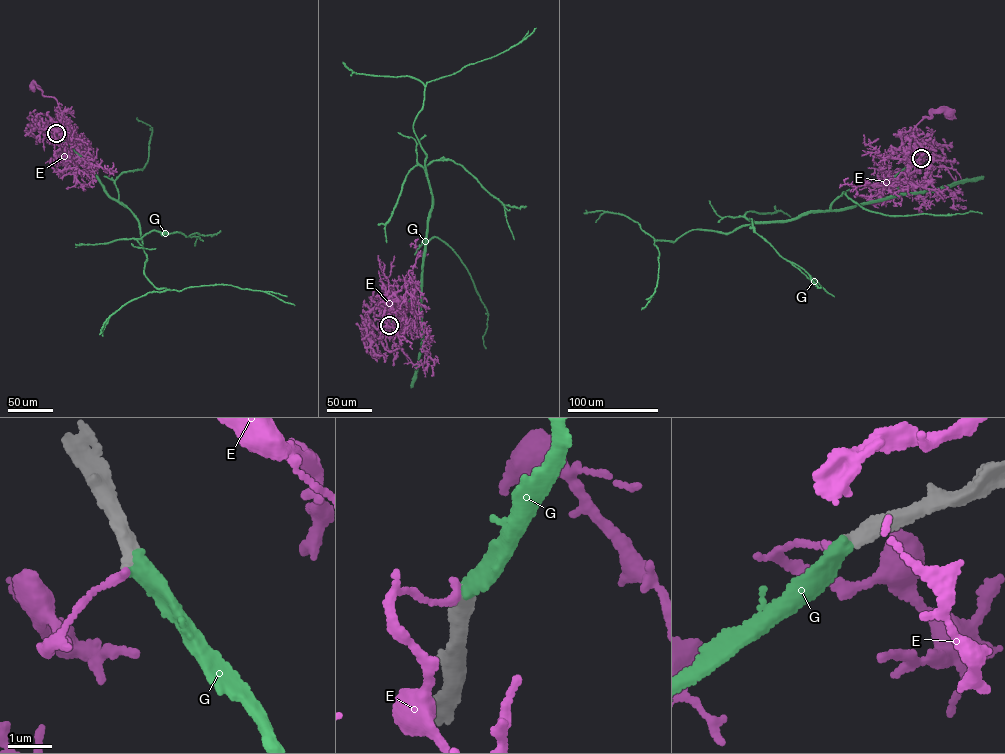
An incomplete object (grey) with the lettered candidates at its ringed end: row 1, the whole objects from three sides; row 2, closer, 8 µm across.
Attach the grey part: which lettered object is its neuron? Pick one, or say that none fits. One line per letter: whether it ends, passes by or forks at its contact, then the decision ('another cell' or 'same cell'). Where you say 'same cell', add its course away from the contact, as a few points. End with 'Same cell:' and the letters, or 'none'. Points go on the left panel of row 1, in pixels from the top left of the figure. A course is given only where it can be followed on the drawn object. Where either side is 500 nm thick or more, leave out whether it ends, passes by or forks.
E: it ends | another cell
G: it ends | same cell | via (56, 133), (136, 218), (144, 273), (154, 286), (229, 284), (294, 305)
Same cell: G

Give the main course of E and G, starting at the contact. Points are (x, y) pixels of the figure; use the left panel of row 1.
E: (56, 133), (53, 130), (57, 125), (62, 130), (63, 126), (57, 101), (42, 95), (37, 84), (31, 85)
G: (56, 133), (136, 218), (144, 273), (154, 286), (229, 284), (294, 305)

